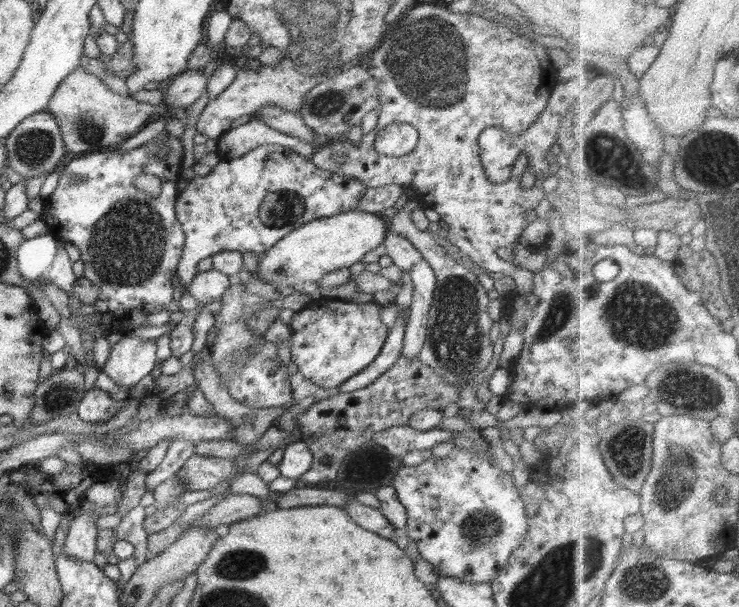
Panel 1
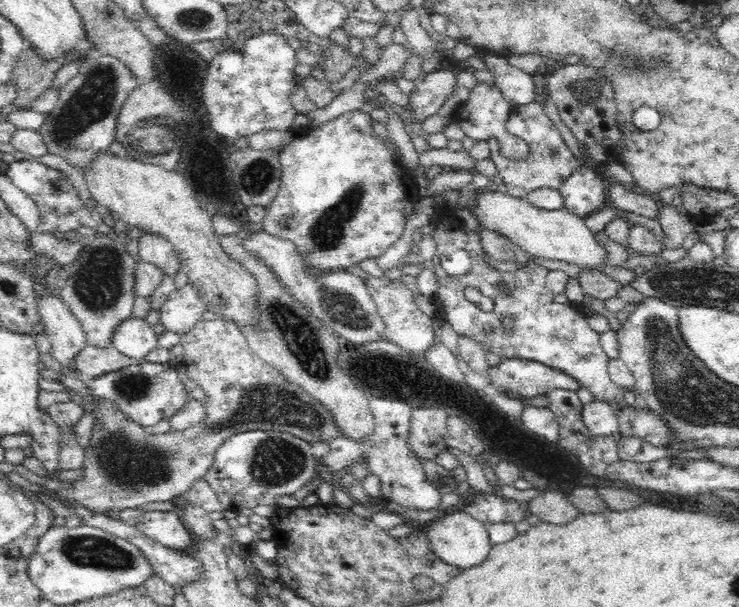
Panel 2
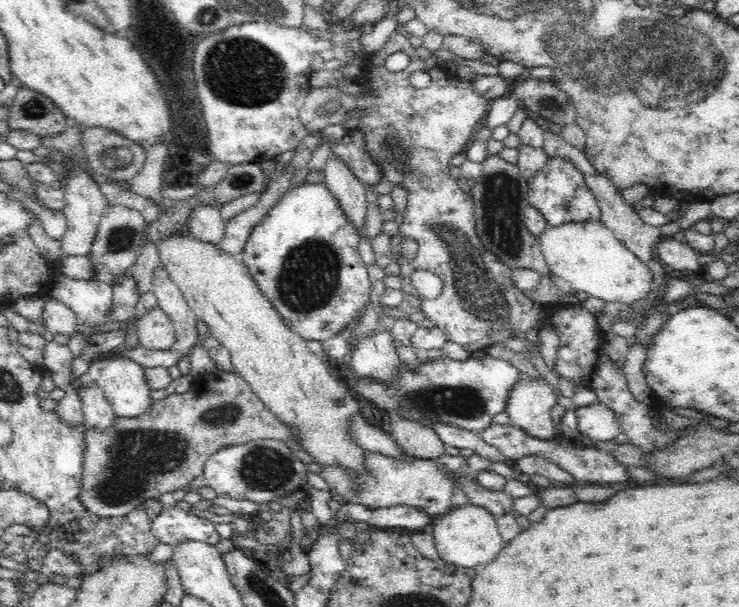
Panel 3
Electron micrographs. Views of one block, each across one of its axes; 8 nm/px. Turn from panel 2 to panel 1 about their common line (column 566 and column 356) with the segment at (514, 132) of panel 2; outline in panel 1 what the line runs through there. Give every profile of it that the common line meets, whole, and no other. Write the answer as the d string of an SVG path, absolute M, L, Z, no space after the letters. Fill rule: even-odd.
M416 1L416 3L410 7L407 13L398 22L390 24L387 35L380 43L380 46L373 52L372 58L370 58L370 68L366 69L368 70L368 74L370 74L370 76L378 82L376 90L378 90L378 102L380 102L380 109L377 111L378 124L376 124L376 129L372 130L372 132L368 132L368 134L363 134L362 140L358 146L353 145L345 136L340 137L340 139L336 141L332 141L332 139L330 139L316 149L311 161L318 166L318 168L323 168L328 172L340 173L347 177L356 177L357 179L360 179L367 186L368 190L378 188L380 186L386 186L386 184L398 184L398 186L401 187L411 186L415 190L415 194L417 194L416 198L422 201L422 203L426 203L426 208L435 210L440 215L440 220L444 221L445 224L448 225L448 236L451 244L456 246L456 248L459 248L464 255L470 257L477 266L480 266L487 272L500 272L500 274L510 276L510 278L516 280L516 292L524 292L524 290L528 290L528 288L533 285L532 271L528 272L527 269L517 267L514 263L512 263L512 261L506 262L502 257L496 254L496 249L504 247L512 250L512 247L518 244L518 238L528 225L526 222L529 214L528 211L542 211L551 198L560 194L564 190L540 189L534 185L530 189L524 191L524 189L520 187L520 179L522 178L522 174L524 174L527 170L527 165L529 164L525 154L521 154L513 166L510 167L511 173L505 181L502 181L501 183L493 183L488 178L488 175L484 170L479 153L478 138L479 135L489 127L498 127L502 130L506 130L506 132L508 132L508 134L512 134L512 136L518 136L518 134L526 132L526 130L529 130L539 121L540 114L542 114L542 112L546 109L549 100L548 92L551 91L556 82L559 81L560 70L556 67L558 54L559 47L558 41L556 40L547 38L541 40L536 40L535 38L530 39L515 33L515 31L507 28L504 24L492 21L491 19L486 19L480 15L472 15L470 12L464 14L455 13L454 11L450 12L447 7L436 6L430 2L426 3ZM396 123L405 123L411 125L413 128L416 128L416 131L419 133L419 142L417 143L416 149L412 153L404 155L403 157L388 157L384 154L381 156L374 151L374 140L376 140L376 136L378 136L380 129ZM340 152L345 154L343 163L337 163L333 159L333 156Z

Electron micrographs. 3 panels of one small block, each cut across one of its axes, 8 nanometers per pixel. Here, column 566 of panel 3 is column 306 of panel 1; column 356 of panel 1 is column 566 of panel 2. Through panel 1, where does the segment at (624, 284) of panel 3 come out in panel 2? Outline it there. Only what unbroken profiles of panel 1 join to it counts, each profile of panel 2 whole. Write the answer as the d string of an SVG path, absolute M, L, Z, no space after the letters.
M500 191L479 194L473 209L472 214L479 225L509 238L532 257L564 260L568 264L577 264L585 270L598 266L598 264L607 264L606 249L604 245L596 242L595 235L586 226L585 218L575 216L565 209L541 210L535 208L525 198Z

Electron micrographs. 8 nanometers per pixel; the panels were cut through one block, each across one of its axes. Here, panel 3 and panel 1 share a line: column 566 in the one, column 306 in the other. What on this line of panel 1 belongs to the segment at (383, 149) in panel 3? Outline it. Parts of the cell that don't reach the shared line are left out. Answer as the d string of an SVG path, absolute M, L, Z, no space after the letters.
M336 299L294 313L289 324L292 330L290 348L297 372L329 392L335 392L343 382L362 372L380 355L389 331L380 319L380 308L382 306L374 300L352 303Z

